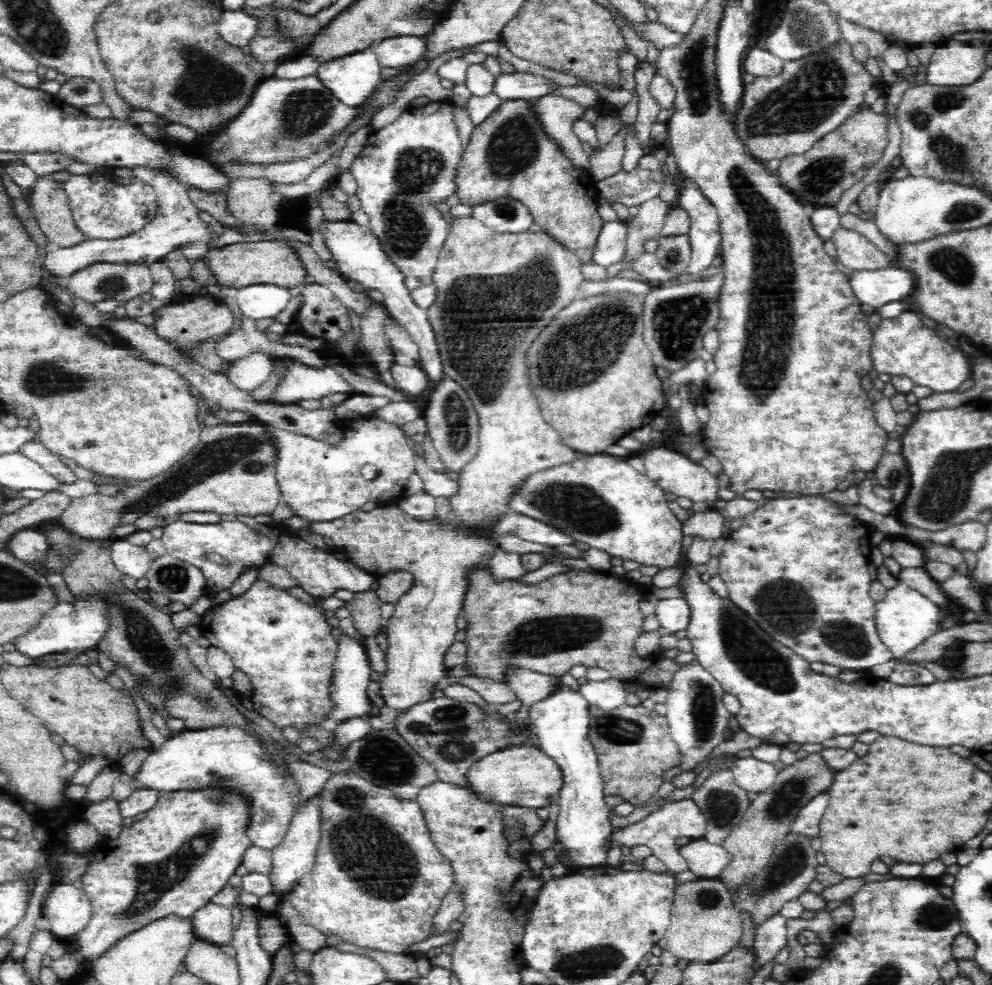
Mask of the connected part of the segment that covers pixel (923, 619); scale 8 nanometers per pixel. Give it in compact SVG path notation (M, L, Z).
M896 581L884 599L875 604L875 624L879 637L894 657L899 657L934 636L941 629L941 622L940 610L931 600L901 581Z

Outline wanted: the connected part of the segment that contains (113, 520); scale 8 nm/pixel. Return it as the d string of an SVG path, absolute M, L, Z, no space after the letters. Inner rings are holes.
M260 420L209 426L201 432L199 441L166 472L140 486L120 490L116 496L98 493L74 497L60 515L59 524L71 535L106 542L112 539L109 532L113 526L133 523L141 514L156 517L188 511L214 511L218 514L271 516L284 498L278 479L280 461L278 438Z

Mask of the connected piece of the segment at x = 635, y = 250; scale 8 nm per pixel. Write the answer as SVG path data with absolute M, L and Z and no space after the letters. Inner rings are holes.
M656 196L638 206L638 214L626 222L627 248L625 259L643 253L643 244L661 233L671 212L671 204Z

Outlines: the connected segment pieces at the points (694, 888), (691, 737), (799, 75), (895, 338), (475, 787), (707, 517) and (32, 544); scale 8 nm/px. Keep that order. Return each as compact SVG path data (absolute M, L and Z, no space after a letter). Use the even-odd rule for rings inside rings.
M718 879L687 881L674 889L671 919L665 930L667 950L689 962L714 964L739 946L743 935L742 916L734 906L733 891Z
M696 657L681 665L678 664L673 673L666 689L668 696L665 698L665 715L669 722L670 734L685 756L681 765L682 770L693 770L696 762L700 762L712 752L714 746L724 741L723 733L727 728L727 718L730 714L722 702L725 692L723 687Z
M837 34L826 46L801 56L798 60L786 60L776 76L762 76L745 85L738 110L732 122L738 142L749 149L754 160L766 164L770 160L784 160L786 156L804 156L816 147L826 136L845 126L852 116L862 112L866 94L873 89L877 80L865 66L854 58L852 45Z
M906 311L890 320L882 319L875 326L871 355L878 373L906 375L915 385L926 386L936 394L958 391L963 380L972 374L970 362L962 352L940 340L934 330L924 326L915 314Z
M532 744L506 748L504 751L483 756L465 770L463 777L469 789L482 800L495 802L499 806L530 809L558 801L557 792L562 784L556 763Z
M711 508L699 513L691 512L690 517L684 522L684 552L693 544L695 537L715 540L722 537L724 526L726 526L726 516L720 510Z
M38 528L22 529L15 532L6 545L6 550L22 562L40 560L49 548L46 535Z

